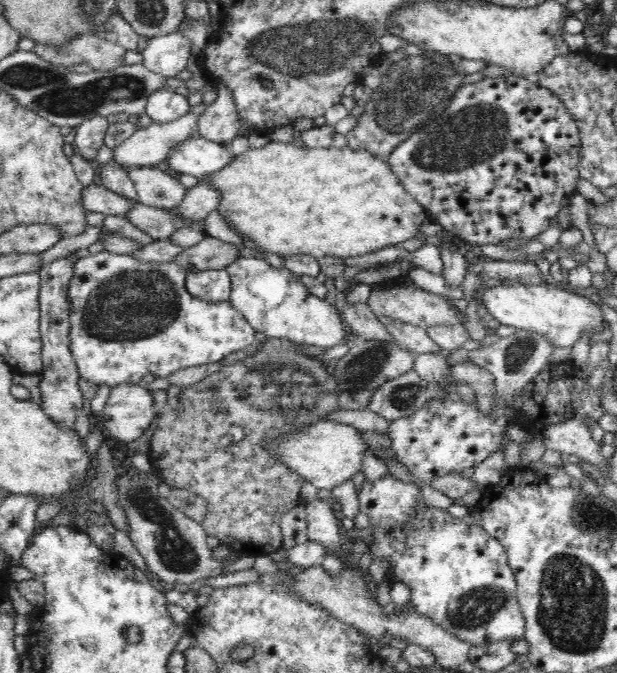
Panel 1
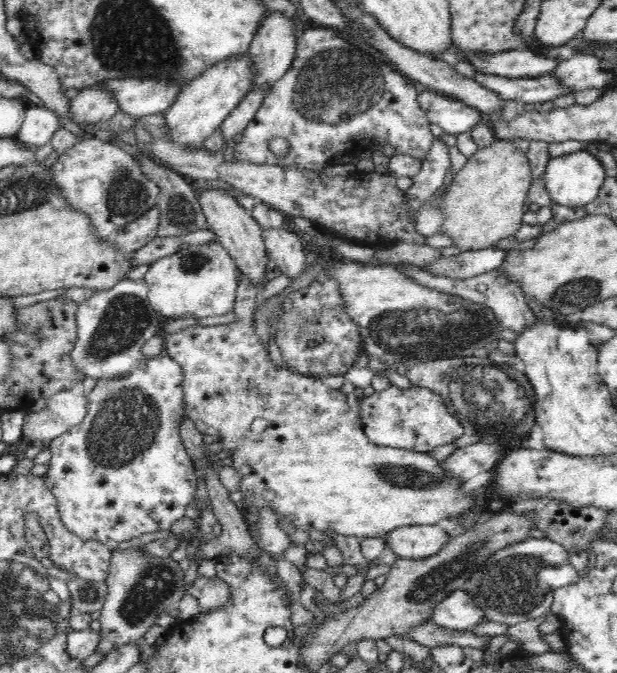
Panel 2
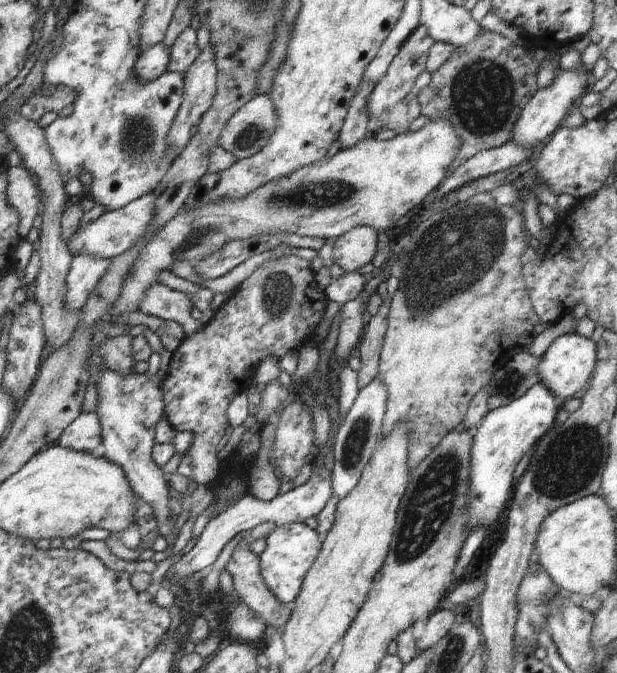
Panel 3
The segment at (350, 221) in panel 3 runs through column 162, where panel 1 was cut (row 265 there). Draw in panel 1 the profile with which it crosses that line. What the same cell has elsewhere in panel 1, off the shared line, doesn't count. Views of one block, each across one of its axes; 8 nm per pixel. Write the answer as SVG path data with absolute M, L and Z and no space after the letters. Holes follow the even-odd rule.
M238 258L225 268L231 279L228 301L244 315L256 332L264 332L267 338L281 338L327 349L345 342L351 336L335 305L310 294L298 275L285 267L272 268L268 262L258 258Z

